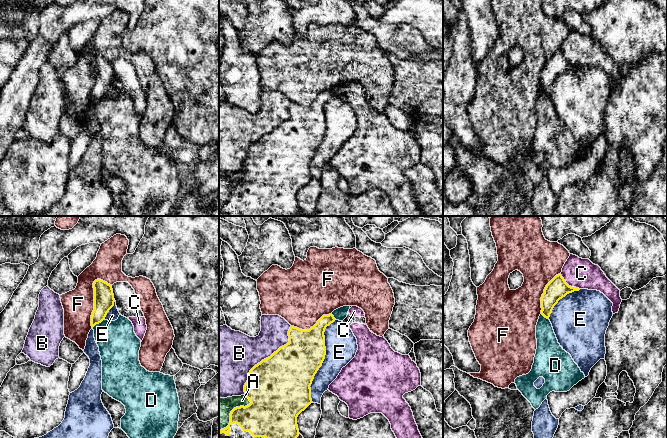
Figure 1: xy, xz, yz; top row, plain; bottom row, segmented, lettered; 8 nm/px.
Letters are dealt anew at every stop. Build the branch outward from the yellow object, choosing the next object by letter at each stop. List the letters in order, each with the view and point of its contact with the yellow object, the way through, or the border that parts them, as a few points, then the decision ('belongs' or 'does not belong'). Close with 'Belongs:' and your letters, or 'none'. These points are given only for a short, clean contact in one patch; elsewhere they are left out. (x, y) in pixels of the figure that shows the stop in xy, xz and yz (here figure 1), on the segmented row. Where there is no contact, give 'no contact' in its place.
A: meets yellow in xz at (233, 409); does not belong
B: meets yellow in xz at (264, 359); does not belong
C: meets yellow in yz at (568, 285); border along yz (560, 274), (569, 285), (579, 289); does not belong
D: meets yellow in xy at (97, 323); border along xy (103, 319), (92, 327); does not belong
E: meets yellow in xz at (323, 360); does not belong
F: meets yellow in xy at (94, 302); does not belong
Belongs: none

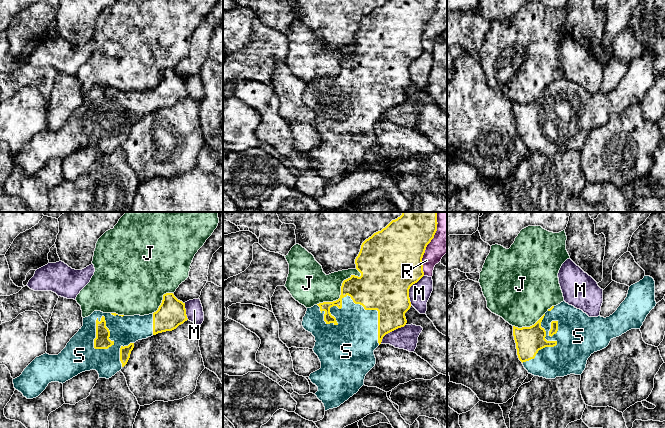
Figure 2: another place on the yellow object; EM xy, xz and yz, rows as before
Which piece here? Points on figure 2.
J: meets yellow in xz at (341, 291); does not belong
M: meets yellow in xz at (409, 288); does not belong
R: meets yellow in xz at (428, 243); does not belong
S: meets yellow in xz at (344, 296); belongs
Belongs: S

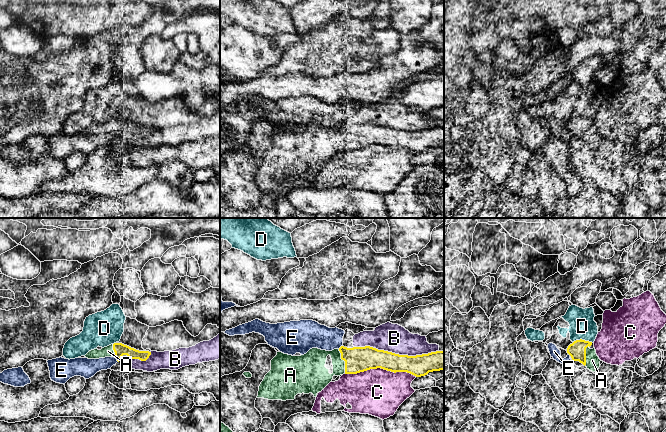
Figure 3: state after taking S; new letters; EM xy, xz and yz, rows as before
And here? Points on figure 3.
A: meets yellow in xz at (344, 360); belongs
B: meets yellow in xz at (396, 354); does not belong
C: meets yellow in xz at (381, 368); does not belong
D: meets yellow in yz at (583, 340); does not belong
E: meets yellow in xy at (116, 358); does not belong
Belongs: A

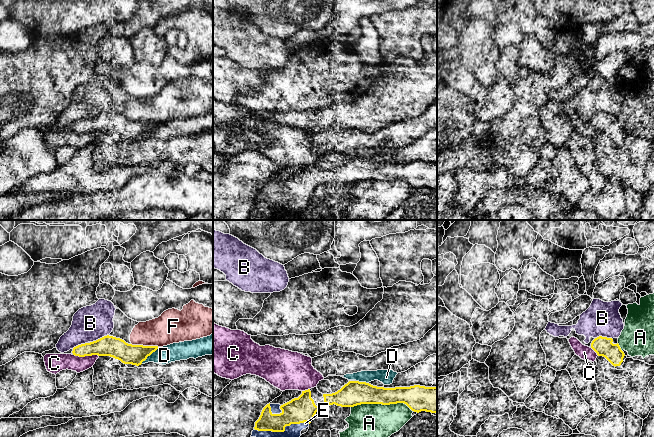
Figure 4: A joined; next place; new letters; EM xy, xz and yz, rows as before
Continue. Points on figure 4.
A: meets yellow in xz at (382, 404); does not belong
B: meets yellow in xy at (100, 338); border along xy (108, 334), (90, 342); does not belong
C: meets yellow in xy at (86, 355); does not belong
D: meets yellow in xy at (150, 354); does not belong
E: meets yellow in xz at (282, 431); belongs
F: meets yellow in xy at (145, 346); does not belong
Belongs: E

